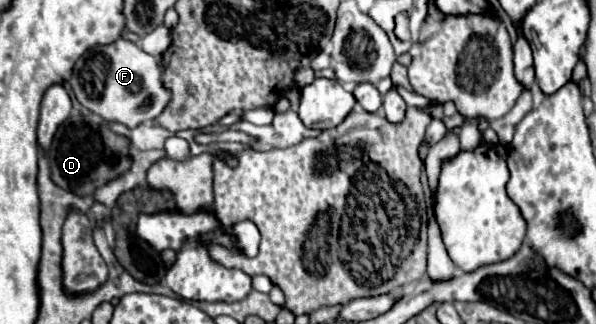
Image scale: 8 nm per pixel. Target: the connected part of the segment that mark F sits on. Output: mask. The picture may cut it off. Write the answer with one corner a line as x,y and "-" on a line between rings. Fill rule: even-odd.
117,40
107,46
95,46
75,64
71,88
77,100
107,122
123,122
129,128
151,122
169,102
169,92
161,82
163,64
159,58
143,52
129,40

